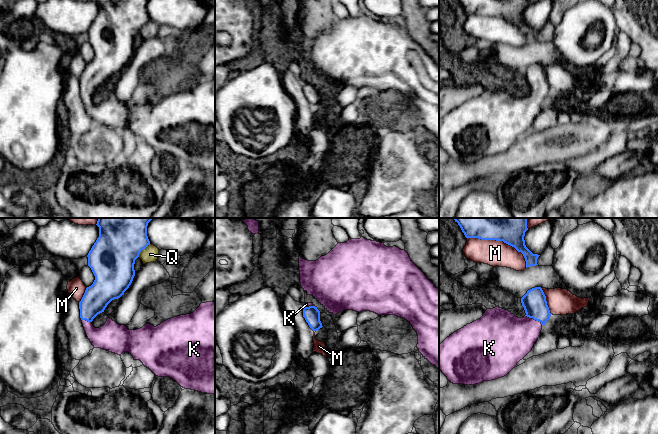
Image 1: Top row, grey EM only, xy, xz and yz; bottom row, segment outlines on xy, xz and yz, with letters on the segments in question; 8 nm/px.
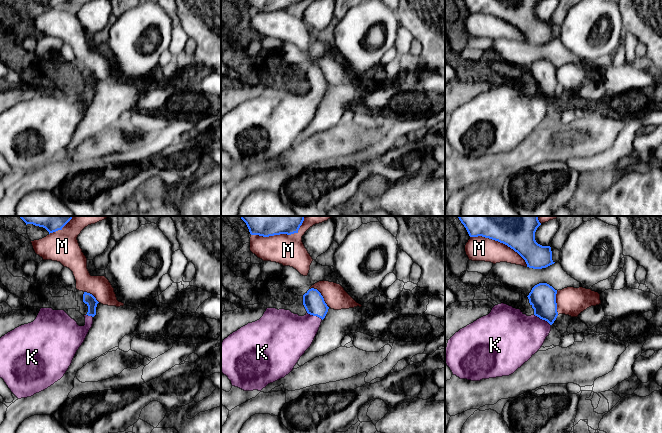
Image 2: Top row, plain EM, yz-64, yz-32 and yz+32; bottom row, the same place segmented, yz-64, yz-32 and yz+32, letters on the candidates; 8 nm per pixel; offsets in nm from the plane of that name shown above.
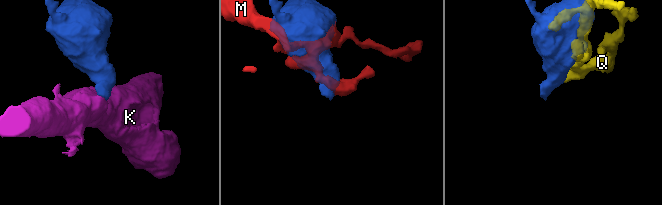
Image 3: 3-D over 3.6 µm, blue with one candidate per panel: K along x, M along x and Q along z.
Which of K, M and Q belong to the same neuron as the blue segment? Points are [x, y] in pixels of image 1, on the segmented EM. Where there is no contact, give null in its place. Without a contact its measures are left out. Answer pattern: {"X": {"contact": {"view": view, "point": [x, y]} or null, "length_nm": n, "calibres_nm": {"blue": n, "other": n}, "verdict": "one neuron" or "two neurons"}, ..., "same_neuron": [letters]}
{"K": {"contact": {"view": "yz", "point": [534, 319]}, "length_nm": 160, "calibres_nm": {"blue": 190, "other": 360}, "verdict": "one neuron"}, "M": {"contact": {"view": "yz", "point": [501, 240]}, "length_nm": 550, "calibres_nm": {"blue": 360, "other": 200}, "verdict": "two neurons"}, "Q": {"contact": {"view": "xy", "point": [143, 248]}, "length_nm": 140, "calibres_nm": {"blue": 380, "other": 130}, "verdict": "two neurons"}, "same_neuron": ["K"]}

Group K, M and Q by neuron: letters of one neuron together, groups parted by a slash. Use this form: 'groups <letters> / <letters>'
groups K / M / Q

